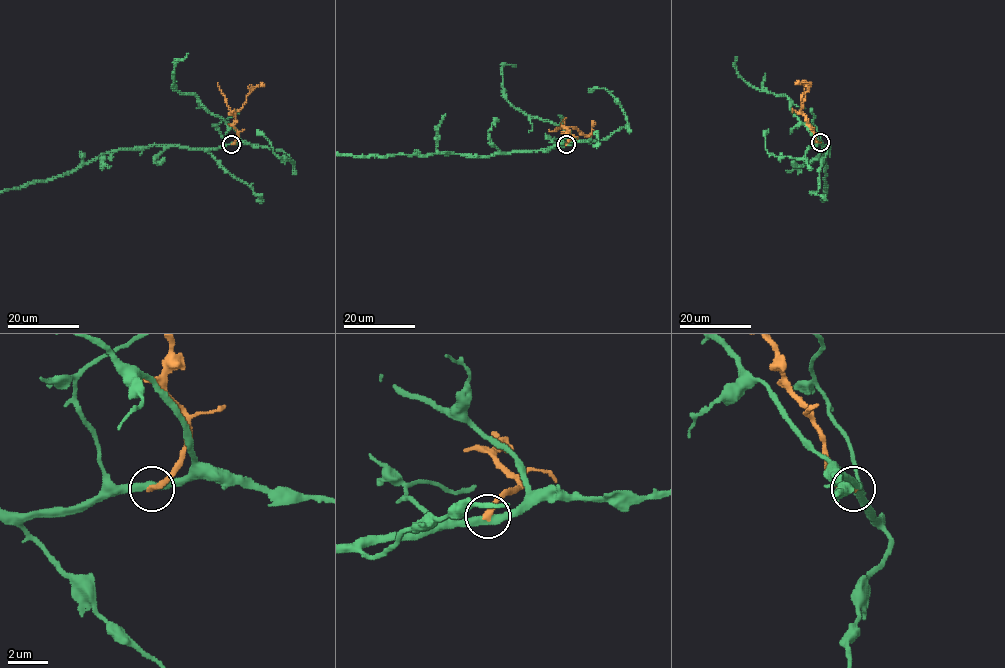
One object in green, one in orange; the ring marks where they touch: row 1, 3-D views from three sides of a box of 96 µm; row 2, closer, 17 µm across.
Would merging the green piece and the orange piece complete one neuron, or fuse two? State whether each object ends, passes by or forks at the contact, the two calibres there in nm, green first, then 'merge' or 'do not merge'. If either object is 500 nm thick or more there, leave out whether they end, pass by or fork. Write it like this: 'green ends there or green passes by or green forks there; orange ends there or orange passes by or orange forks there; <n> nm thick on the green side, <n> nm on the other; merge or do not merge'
green passes by; orange ends there; 400 nm thick on the green side, 280 nm on the other; do not merge

